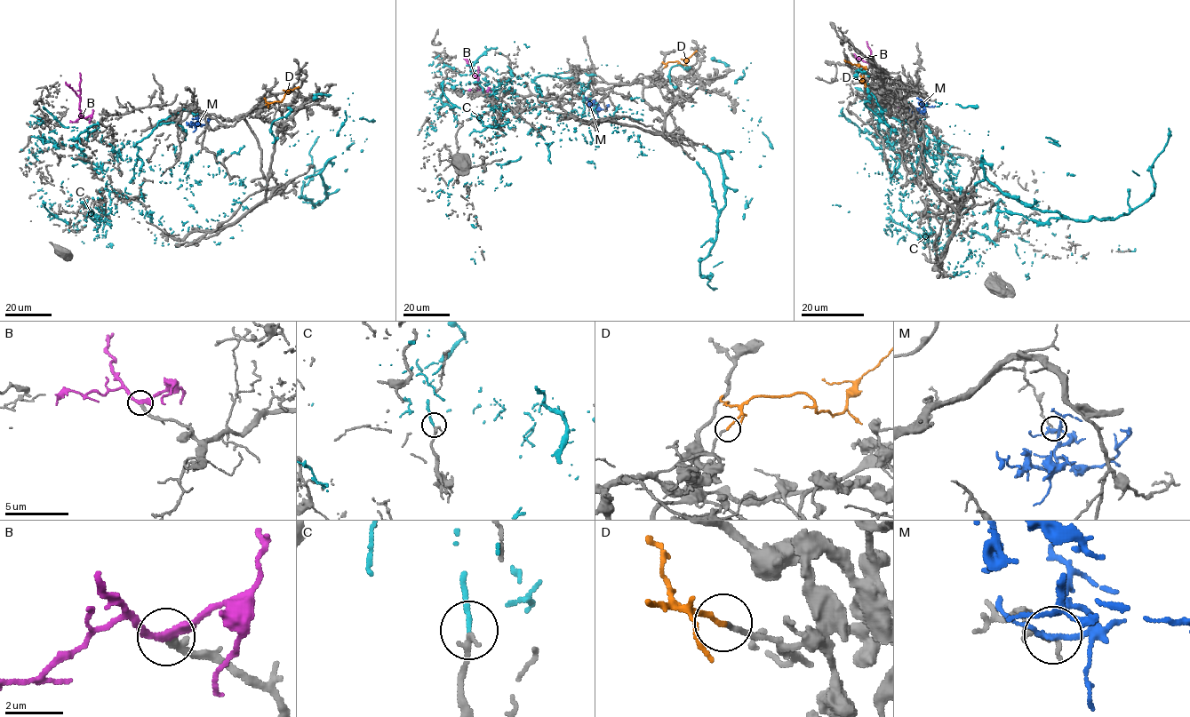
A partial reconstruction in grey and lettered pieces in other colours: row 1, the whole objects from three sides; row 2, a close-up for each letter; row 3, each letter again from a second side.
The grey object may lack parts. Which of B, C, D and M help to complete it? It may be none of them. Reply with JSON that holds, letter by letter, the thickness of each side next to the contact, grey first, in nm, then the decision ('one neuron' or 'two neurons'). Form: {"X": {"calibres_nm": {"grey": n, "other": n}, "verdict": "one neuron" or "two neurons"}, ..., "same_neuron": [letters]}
{"B": {"calibres_nm": {"grey": 200, "other": 280}, "verdict": "one neuron"}, "C": {"calibres_nm": {"grey": 240, "other": 170}, "verdict": "two neurons"}, "D": {"calibres_nm": {"grey": 160, "other": 170}, "verdict": "one neuron"}, "M": {"calibres_nm": {"grey": 150, "other": 170}, "verdict": "two neurons"}, "same_neuron": ["B", "D"]}

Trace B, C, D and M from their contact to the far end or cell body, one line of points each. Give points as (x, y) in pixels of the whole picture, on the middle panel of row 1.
B: (483, 91), (463, 58)
C: (516, 104), (606, 120), (644, 147), (665, 138), (718, 155), (725, 201), (700, 262), (716, 289)
D: (664, 67), (668, 62), (683, 65), (697, 51)
M: (594, 111), (597, 109), (594, 108), (606, 109), (607, 105)

